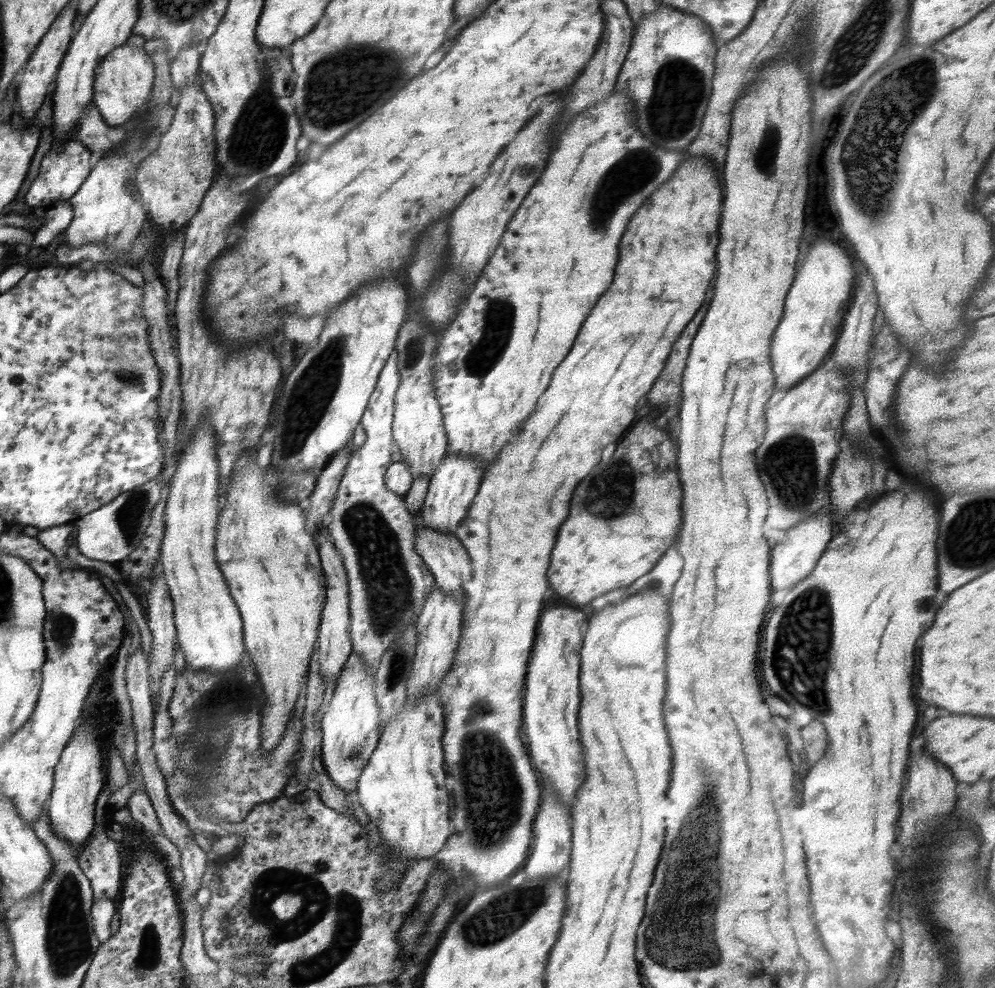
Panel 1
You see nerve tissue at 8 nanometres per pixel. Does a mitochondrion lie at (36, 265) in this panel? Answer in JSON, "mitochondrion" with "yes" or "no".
{"mitochondrion":"no"}

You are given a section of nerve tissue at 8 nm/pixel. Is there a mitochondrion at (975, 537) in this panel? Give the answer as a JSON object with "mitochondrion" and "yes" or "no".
{"mitochondrion":"yes"}

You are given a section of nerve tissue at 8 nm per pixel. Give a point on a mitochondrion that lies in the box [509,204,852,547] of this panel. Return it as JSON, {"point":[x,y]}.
{"point":[790,464]}

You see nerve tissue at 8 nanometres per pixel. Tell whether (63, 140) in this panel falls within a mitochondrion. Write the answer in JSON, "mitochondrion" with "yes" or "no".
{"mitochondrion":"no"}

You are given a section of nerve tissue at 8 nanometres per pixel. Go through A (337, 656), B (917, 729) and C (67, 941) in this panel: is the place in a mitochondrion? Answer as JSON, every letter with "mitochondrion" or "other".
{"A":"other","B":"other","C":"mitochondrion"}

